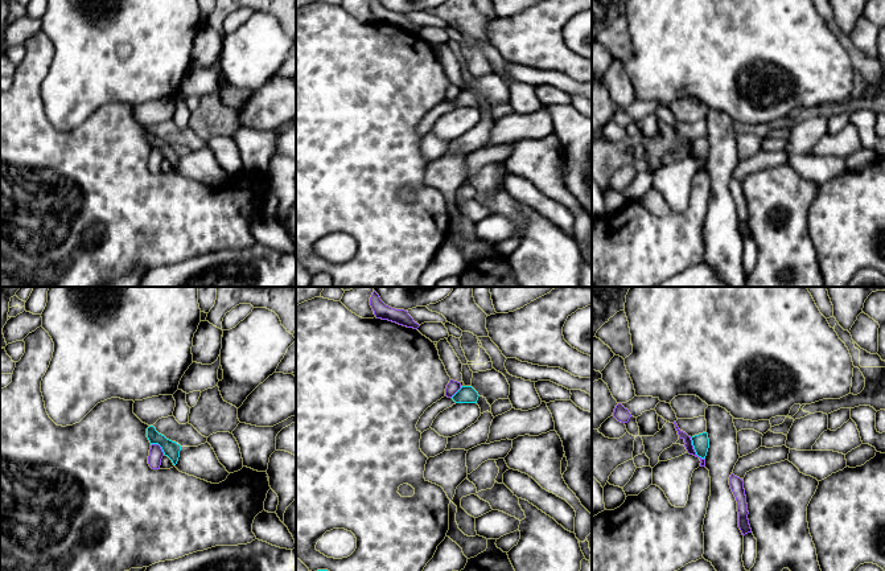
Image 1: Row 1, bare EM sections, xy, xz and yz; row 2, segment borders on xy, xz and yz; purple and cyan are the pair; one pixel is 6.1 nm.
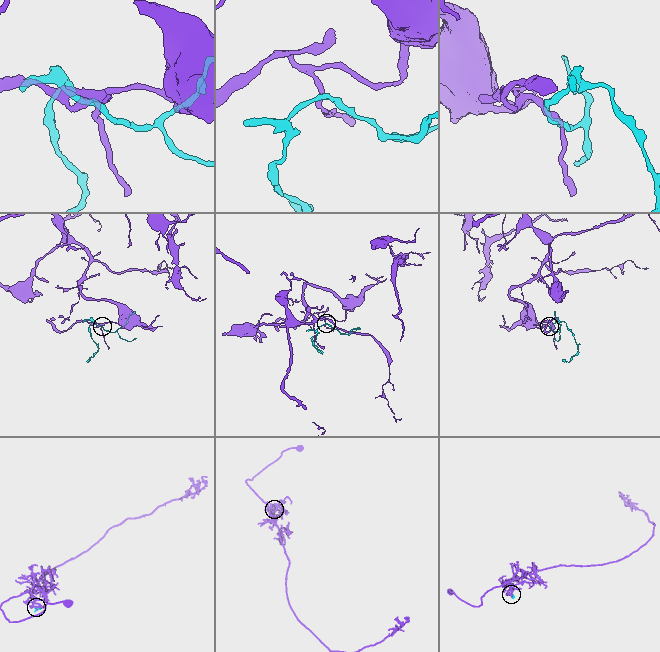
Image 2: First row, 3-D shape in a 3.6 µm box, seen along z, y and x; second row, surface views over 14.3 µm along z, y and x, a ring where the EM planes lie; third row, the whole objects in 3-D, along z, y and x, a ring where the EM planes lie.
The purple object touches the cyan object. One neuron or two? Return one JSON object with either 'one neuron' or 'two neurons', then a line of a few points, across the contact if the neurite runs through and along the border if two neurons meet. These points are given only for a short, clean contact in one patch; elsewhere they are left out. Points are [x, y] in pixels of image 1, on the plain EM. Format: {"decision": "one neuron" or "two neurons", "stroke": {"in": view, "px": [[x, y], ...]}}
{"decision": "two neurons", "stroke": {"in": "yz", "px": [[690, 142], [694, 155], [704, 163]]}}

